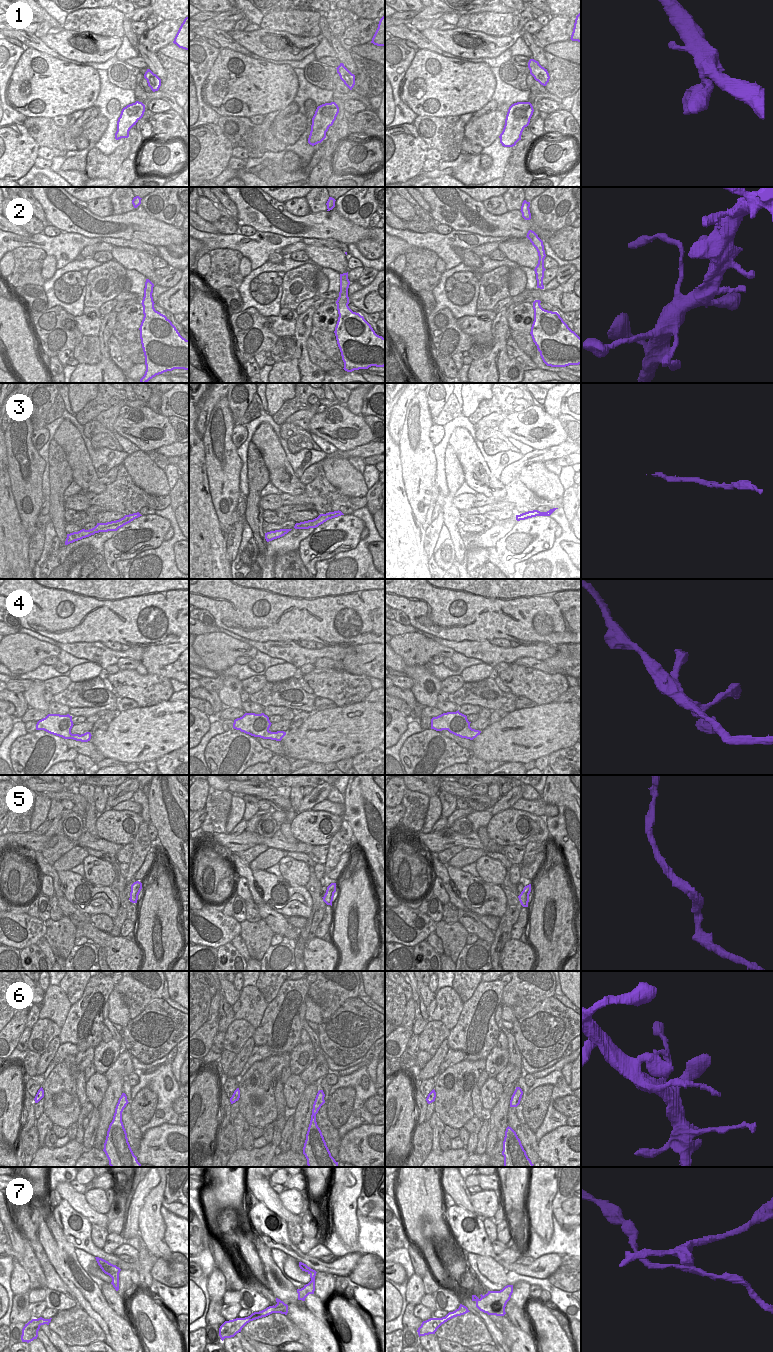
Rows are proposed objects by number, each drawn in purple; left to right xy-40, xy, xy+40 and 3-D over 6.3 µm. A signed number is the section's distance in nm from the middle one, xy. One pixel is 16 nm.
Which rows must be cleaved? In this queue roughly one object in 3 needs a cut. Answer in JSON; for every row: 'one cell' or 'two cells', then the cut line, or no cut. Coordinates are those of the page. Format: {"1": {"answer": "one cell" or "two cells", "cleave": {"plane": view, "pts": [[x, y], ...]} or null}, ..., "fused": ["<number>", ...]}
{"1": {"answer": "one cell", "cleave": null}, "2": {"answer": "two cells", "cleave": {"plane": "xy+40", "pts": [[536, 276], [543, 277]]}}, "3": {"answer": "one cell", "cleave": null}, "4": {"answer": "one cell", "cleave": null}, "5": {"answer": "one cell", "cleave": null}, "6": {"answer": "one cell", "cleave": null}, "7": {"answer": "two cells", "cleave": {"plane": "xy", "pts": [[314, 1279], [310, 1282]]}}, "fused": ["2", "7"]}

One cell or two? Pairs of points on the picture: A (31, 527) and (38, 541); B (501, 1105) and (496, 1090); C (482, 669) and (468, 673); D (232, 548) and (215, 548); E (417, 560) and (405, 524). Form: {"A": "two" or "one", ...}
{"A": "two", "B": "two", "C": "one", "D": "two", "E": "one"}

